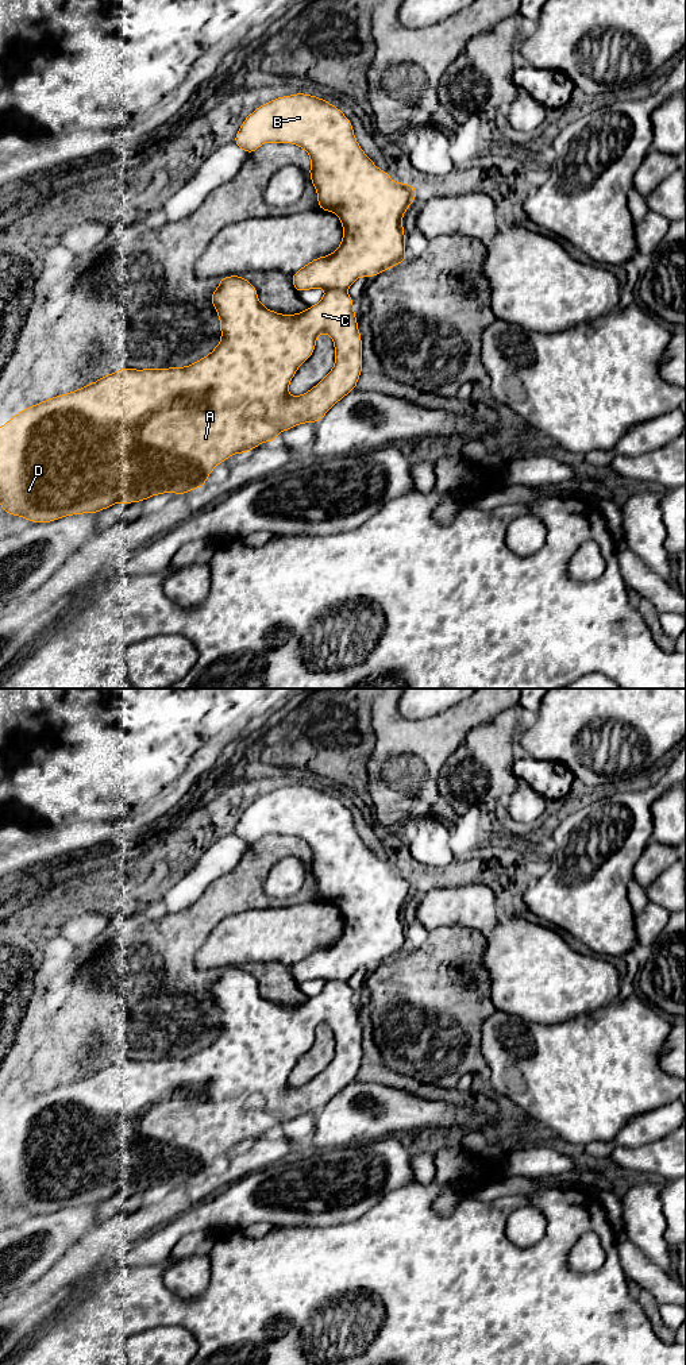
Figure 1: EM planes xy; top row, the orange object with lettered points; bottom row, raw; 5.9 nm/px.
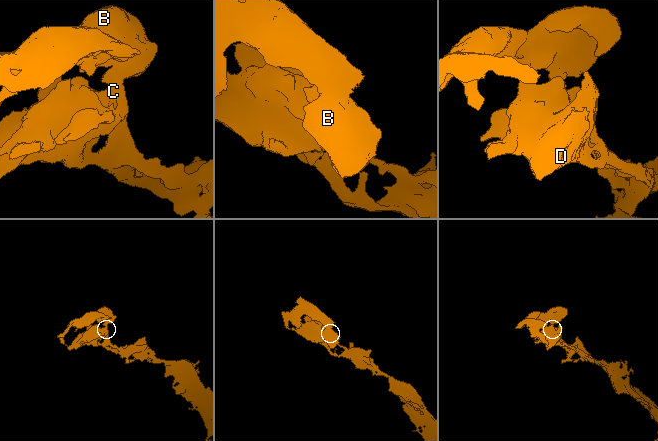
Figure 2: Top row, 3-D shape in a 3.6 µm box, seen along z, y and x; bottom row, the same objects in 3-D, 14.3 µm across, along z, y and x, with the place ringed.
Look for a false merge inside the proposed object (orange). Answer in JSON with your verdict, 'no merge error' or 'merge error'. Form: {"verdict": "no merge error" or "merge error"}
{"verdict": "no merge error"}

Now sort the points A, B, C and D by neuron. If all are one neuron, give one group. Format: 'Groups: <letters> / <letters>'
Groups: A B C D

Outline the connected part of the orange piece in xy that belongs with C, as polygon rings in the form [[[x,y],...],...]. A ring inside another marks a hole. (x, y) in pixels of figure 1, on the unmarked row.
[[[309,784],[281,787],[262,795],[244,810],[234,832],[247,845],[258,841],[263,833],[293,834],[309,845],[309,867],[317,882],[319,901],[336,905],[342,913],[340,937],[292,967],[298,984],[321,979],[327,982],[324,988],[304,1003],[282,1006],[263,998],[255,978],[242,967],[220,969],[211,992],[220,1010],[221,1030],[209,1046],[185,1059],[124,1059],[12,1107],[0,1118],[0,1198],[5,1204],[43,1215],[72,1206],[99,1204],[117,1194],[127,1196],[146,1192],[166,1183],[185,1185],[203,1179],[213,1160],[234,1145],[247,1145],[263,1133],[275,1133],[278,1123],[296,1117],[316,1115],[338,1092],[357,1080],[363,1060],[362,1029],[352,990],[346,982],[359,968],[375,968],[406,952],[402,907],[416,891],[417,880],[406,874],[393,874],[390,864],[378,860],[361,840],[350,810],[338,798]],[[323,1023],[334,1032],[335,1056],[309,1083],[292,1088],[288,1084],[289,1075],[313,1045],[316,1029]]]

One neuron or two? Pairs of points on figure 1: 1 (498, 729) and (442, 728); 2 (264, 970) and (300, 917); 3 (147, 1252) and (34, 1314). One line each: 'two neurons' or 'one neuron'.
1: two neurons
2: two neurons
3: two neurons

